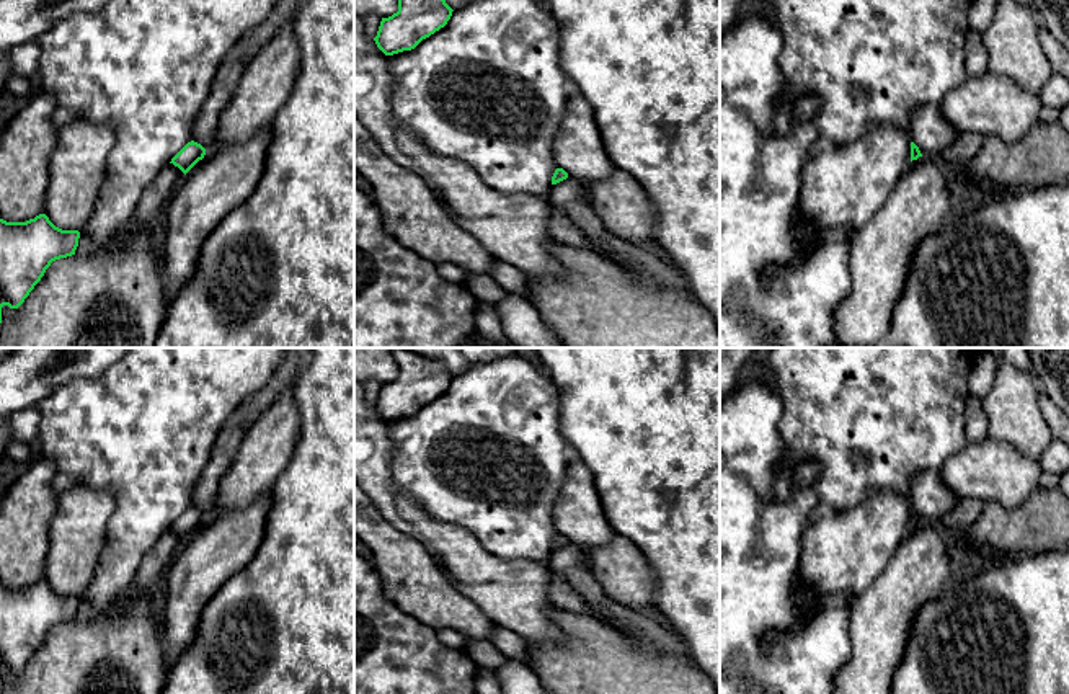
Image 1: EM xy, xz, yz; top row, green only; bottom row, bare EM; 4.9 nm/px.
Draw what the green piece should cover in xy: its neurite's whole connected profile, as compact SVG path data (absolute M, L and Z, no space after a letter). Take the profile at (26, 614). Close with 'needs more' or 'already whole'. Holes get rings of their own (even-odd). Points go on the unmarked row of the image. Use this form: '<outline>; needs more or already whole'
M39 580L26 588L7 588L0 585L0 689L2 689L2 673L8 671L10 674L18 674L29 661L29 658L34 655L34 652L41 647L41 643L44 642L46 635L51 632L52 627L75 621L78 604L80 604L78 596L62 596L55 593L46 580Z; already whole

